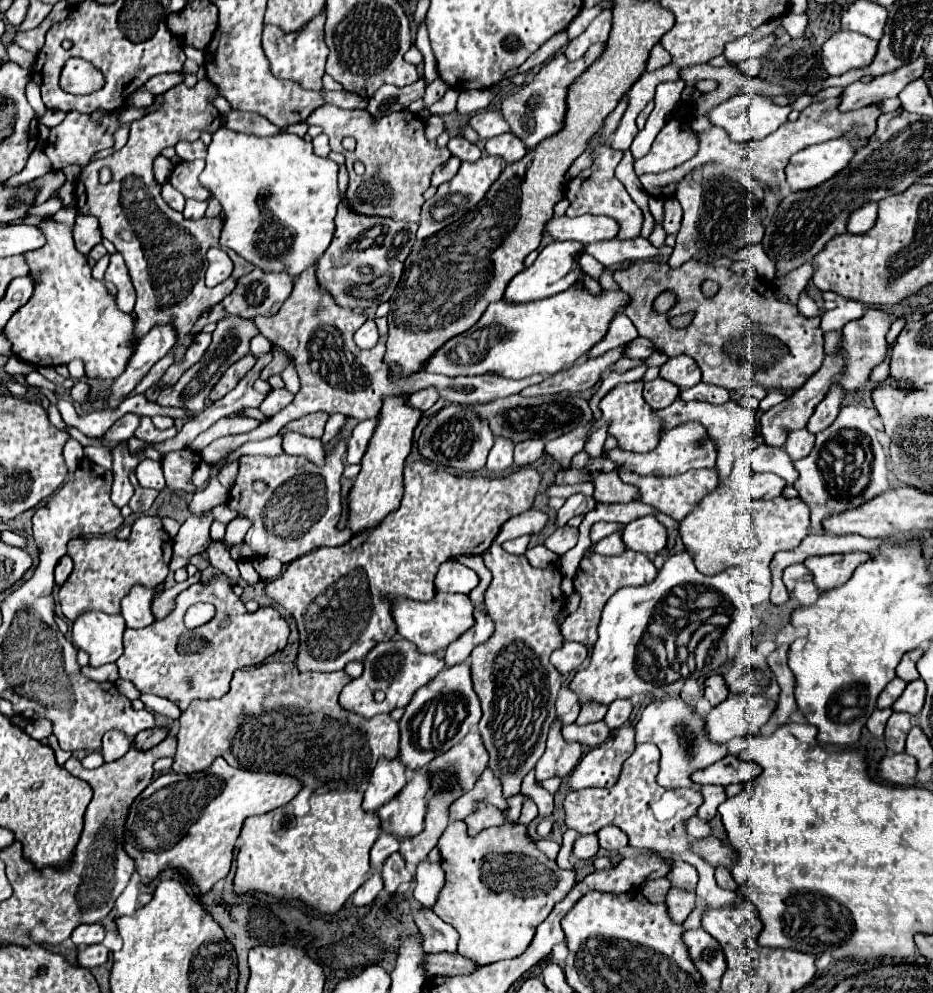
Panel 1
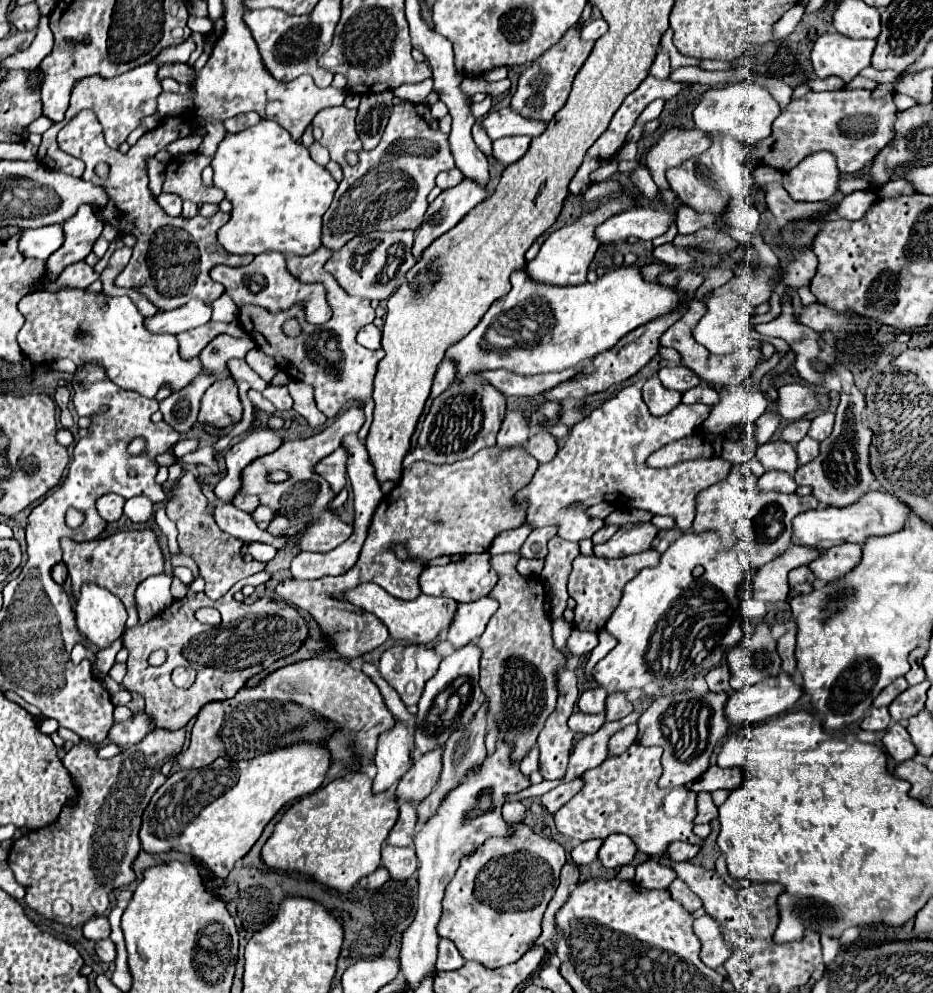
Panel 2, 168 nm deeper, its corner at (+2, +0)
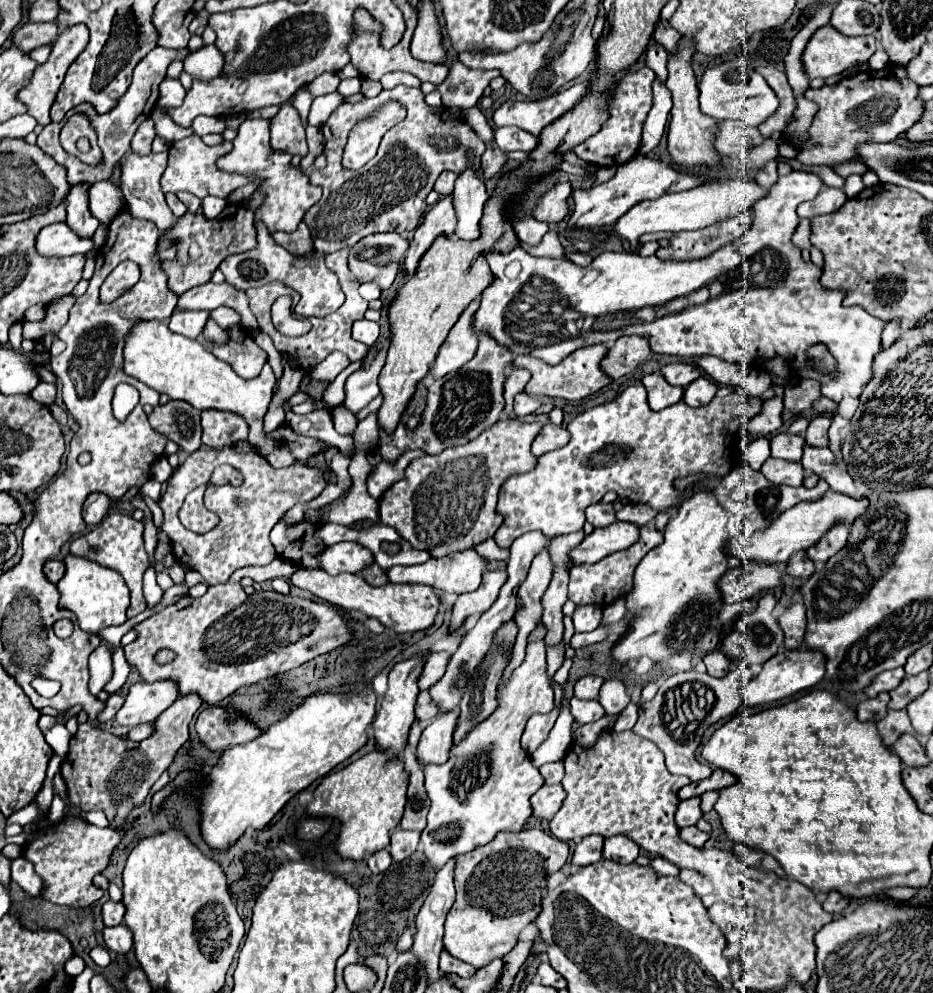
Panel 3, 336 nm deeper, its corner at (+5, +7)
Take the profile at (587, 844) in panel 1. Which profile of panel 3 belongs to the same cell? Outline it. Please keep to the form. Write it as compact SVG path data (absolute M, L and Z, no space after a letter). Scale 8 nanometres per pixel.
M597 834L585 836L573 852L573 864L587 866L587 864L599 862L601 860L601 848L603 848L603 838L601 836L597 836Z

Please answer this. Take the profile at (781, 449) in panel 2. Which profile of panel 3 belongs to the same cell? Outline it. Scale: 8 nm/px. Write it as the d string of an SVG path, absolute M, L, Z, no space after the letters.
M779 432L771 438L771 456L773 458L783 458L789 462L799 462L803 456L803 436Z

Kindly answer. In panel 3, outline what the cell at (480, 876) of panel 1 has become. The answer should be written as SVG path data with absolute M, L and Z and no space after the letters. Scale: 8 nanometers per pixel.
M529 828L517 834L499 832L489 844L475 848L469 854L457 856L455 858L457 898L445 918L445 936L443 936L445 950L475 968L483 968L491 960L503 958L517 944L521 930L527 924L531 924L541 912L541 898L545 890L547 868L561 868L567 860L567 854L569 854L569 846L565 842L551 838L543 830Z

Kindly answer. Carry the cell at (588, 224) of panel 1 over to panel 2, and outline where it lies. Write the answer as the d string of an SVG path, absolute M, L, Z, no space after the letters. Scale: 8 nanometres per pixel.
M636 207L636 209L624 211L620 215L614 215L608 221L604 221L596 229L596 235L598 235L598 241L602 241L602 243L618 243L618 241L626 241L630 237L636 237L642 241L652 241L652 239L664 235L672 223L676 223L674 209Z

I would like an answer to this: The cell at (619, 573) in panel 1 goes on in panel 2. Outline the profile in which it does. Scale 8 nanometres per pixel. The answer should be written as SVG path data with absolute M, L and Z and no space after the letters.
M648 549L648 551L636 553L636 555L618 557L618 559L600 559L594 555L576 557L572 573L568 577L568 593L576 601L574 625L580 629L588 629L588 631L600 631L606 625L608 617L618 607L624 585L630 579L634 579L638 575L638 571L642 571L644 567L654 567L658 563L658 559L660 559L660 553L656 549Z

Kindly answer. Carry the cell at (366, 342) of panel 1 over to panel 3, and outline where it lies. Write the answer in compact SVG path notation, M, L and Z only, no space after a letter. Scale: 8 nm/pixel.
M357 320L353 324L353 338L367 346L373 346L375 340L379 338L379 324L369 322L369 320Z

